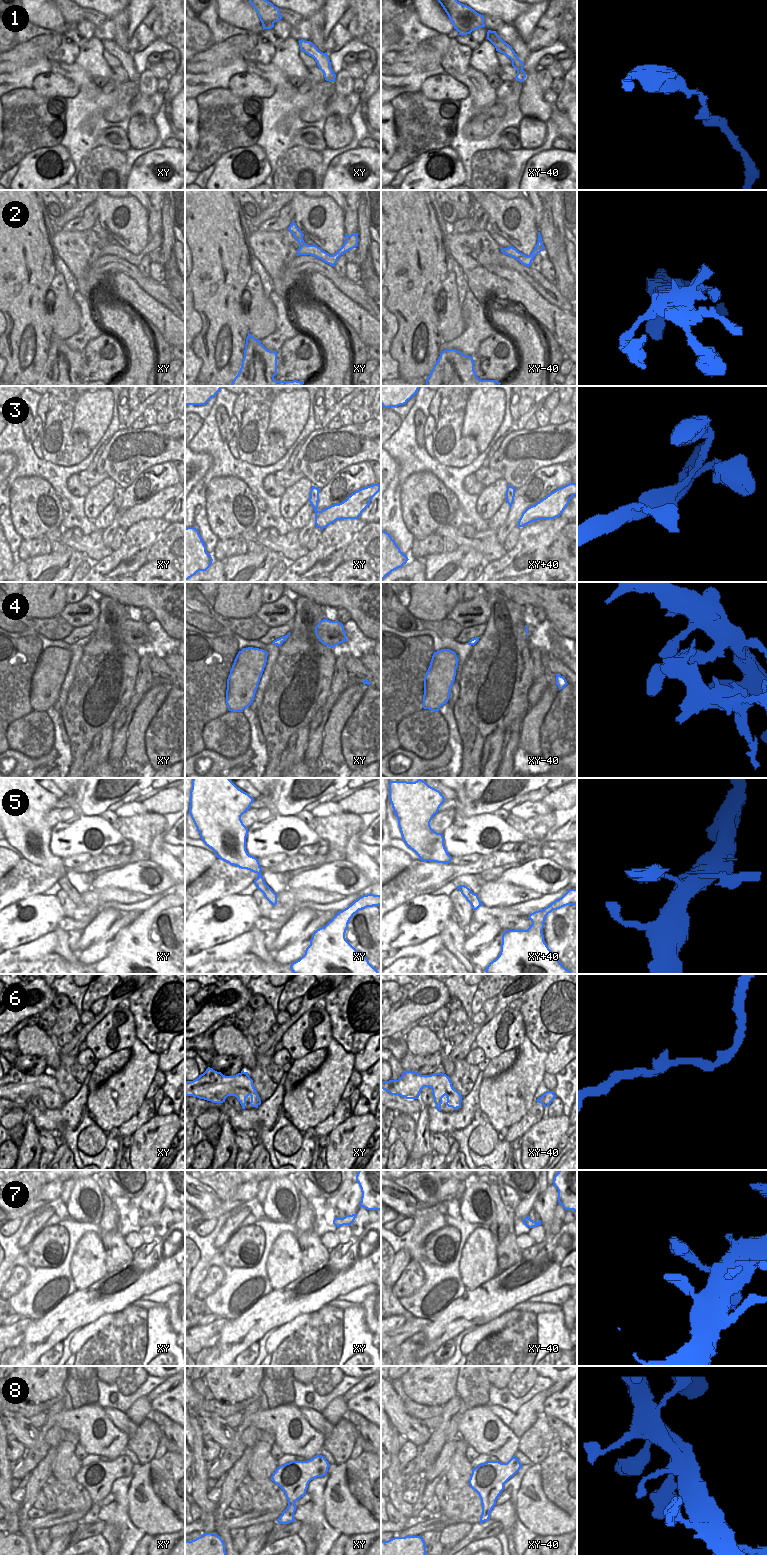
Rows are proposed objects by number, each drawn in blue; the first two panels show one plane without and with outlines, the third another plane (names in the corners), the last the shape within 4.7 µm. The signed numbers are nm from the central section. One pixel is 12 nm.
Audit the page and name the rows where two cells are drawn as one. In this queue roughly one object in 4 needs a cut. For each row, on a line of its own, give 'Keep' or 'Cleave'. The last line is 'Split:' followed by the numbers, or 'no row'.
1: Keep
2: Keep
3: Keep
4: Cleave
5: Keep
6: Keep
7: Keep
8: Keep
Split: 4.

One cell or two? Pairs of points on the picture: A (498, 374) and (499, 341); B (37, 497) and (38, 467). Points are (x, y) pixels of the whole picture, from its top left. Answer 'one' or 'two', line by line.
A: one
B: two

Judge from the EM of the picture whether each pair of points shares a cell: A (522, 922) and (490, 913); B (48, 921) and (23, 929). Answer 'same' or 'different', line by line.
A: same
B: same

